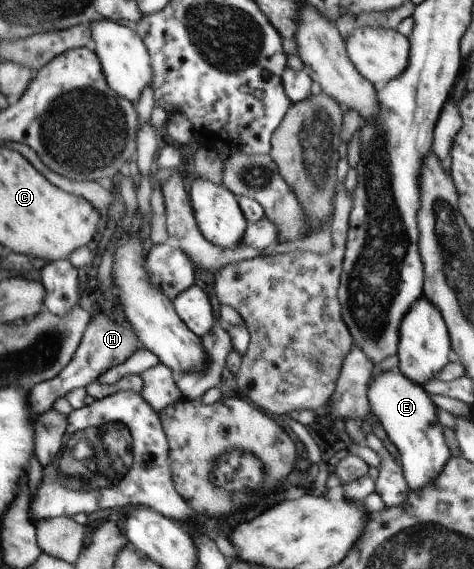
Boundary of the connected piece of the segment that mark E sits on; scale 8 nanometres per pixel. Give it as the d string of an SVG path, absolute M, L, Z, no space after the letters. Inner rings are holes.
M381 371L368 386L368 400L371 413L383 425L388 439L401 455L401 467L410 491L421 491L443 471L445 463L452 456L443 426L437 420L437 406L423 386L409 381L401 371Z

